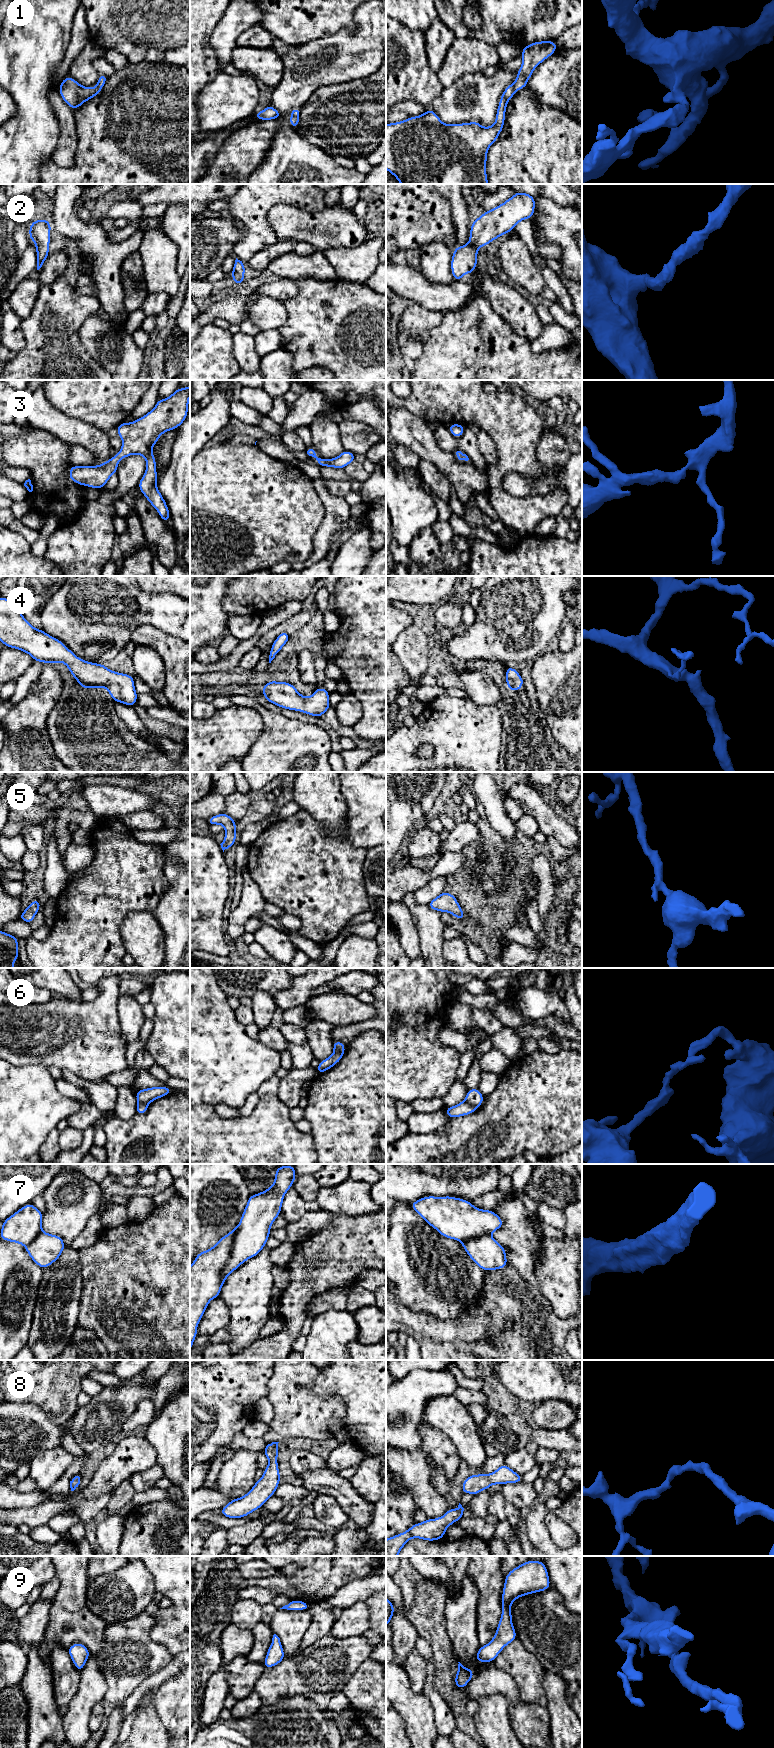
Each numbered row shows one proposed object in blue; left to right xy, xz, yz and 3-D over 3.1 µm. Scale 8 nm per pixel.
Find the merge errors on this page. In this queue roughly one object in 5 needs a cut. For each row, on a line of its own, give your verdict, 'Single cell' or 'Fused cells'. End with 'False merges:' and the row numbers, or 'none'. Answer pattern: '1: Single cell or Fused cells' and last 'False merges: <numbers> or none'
1: Single cell
2: Single cell
3: Single cell
4: Single cell
5: Single cell
6: Fused cells
7: Single cell
8: Single cell
9: Single cell
False merges: 6

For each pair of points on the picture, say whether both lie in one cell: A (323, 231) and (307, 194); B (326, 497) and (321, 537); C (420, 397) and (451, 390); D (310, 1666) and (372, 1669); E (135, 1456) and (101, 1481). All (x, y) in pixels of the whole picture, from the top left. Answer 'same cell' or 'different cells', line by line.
A: different cells
B: same cell
C: same cell
D: different cells
E: same cell

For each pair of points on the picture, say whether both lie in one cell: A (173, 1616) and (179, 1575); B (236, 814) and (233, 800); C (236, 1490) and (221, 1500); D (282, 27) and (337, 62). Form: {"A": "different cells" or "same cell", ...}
{"A": "same cell", "B": "same cell", "C": "different cells", "D": "different cells"}

